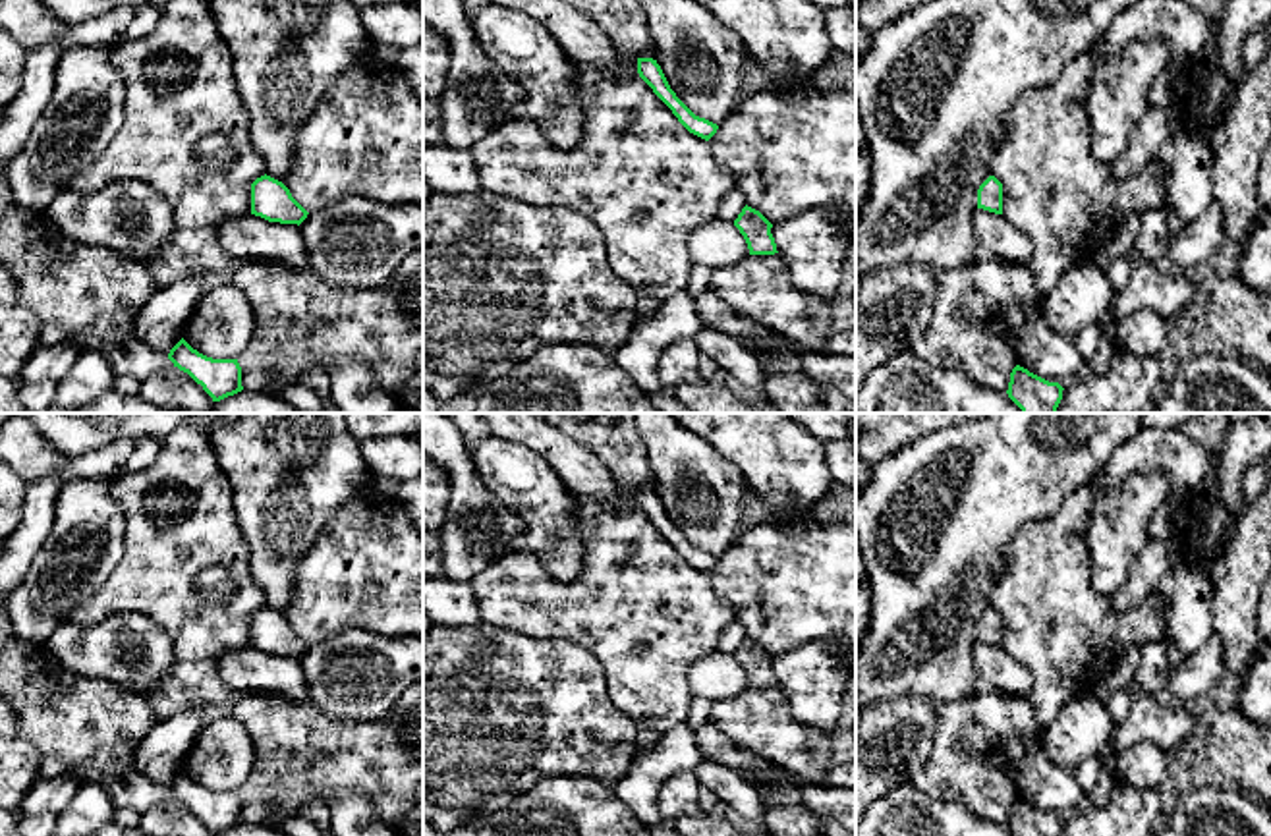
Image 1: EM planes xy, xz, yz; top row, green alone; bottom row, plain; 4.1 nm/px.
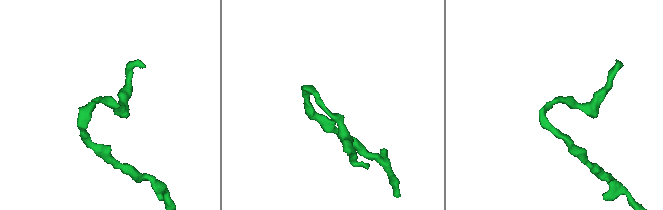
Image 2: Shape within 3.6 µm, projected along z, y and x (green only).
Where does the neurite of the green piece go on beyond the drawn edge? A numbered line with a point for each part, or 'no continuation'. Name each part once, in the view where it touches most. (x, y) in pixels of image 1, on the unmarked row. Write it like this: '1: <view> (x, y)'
no continuation

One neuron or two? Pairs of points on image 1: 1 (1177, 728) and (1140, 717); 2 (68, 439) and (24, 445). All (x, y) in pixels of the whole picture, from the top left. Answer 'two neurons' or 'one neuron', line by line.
1: one neuron
2: two neurons

